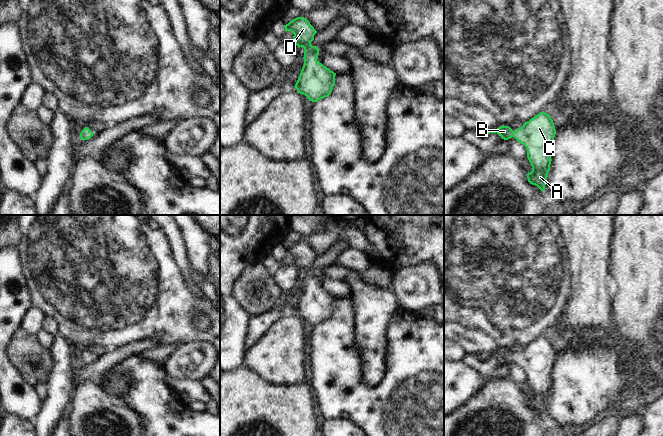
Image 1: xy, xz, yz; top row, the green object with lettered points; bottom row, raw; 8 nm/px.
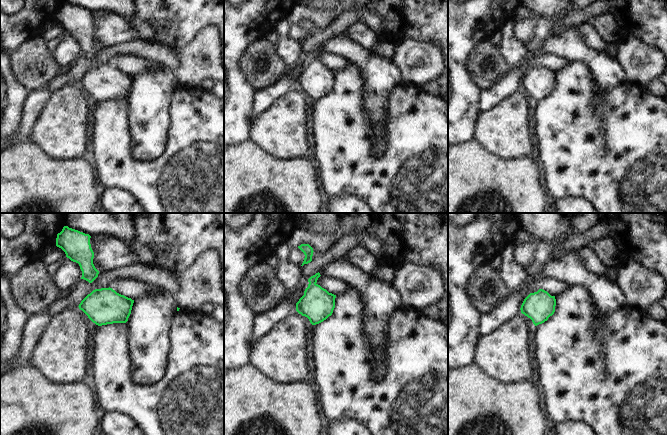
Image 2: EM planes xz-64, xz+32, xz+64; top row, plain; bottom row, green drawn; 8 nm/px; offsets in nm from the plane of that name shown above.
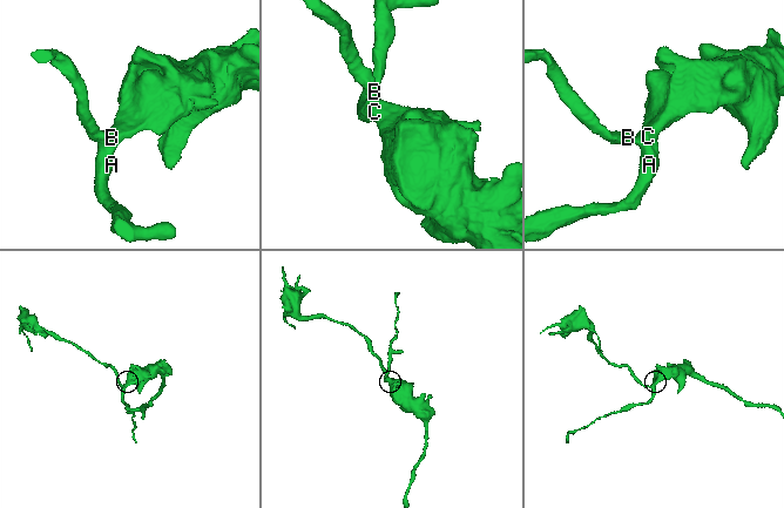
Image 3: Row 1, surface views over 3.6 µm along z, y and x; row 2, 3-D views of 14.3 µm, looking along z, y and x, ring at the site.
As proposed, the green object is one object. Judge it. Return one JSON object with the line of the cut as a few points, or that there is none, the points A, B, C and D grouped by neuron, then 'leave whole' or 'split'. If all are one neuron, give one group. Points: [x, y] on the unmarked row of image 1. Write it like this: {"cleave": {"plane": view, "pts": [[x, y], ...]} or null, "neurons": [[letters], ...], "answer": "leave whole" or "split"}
{"cleave": null, "neurons": [["A", "B", "C", "D"]], "answer": "leave whole"}

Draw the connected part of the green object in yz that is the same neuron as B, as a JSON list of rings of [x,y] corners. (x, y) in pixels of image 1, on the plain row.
[[[540,336],[515,356],[509,350],[500,350],[494,355],[481,353],[479,357],[483,360],[497,357],[504,364],[514,361],[523,368],[527,373],[527,382],[532,390],[532,395],[527,398],[528,406],[537,410],[541,415],[545,414],[552,385],[551,374],[556,358],[553,344],[549,338]]]

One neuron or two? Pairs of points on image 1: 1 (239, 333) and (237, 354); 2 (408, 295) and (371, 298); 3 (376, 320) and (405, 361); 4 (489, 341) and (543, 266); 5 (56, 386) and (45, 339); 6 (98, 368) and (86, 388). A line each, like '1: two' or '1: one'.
1: one
2: two
3: two
4: two
5: two
6: two

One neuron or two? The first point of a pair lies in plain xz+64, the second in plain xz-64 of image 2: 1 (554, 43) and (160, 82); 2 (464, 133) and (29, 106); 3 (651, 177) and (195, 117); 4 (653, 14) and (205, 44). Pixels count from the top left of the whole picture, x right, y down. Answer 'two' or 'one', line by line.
1: one
2: two
3: one
4: two

